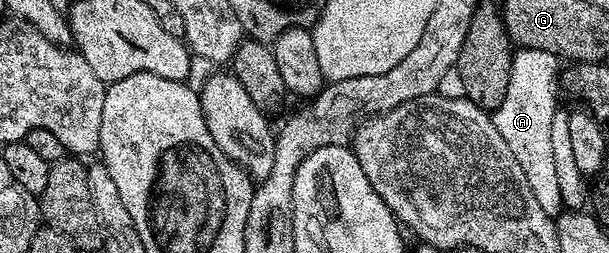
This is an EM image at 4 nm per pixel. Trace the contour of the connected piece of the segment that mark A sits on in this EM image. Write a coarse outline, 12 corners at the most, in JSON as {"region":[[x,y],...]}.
{"region":[[517,47],[492,114],[538,200],[563,209],[551,127],[560,58]]}

